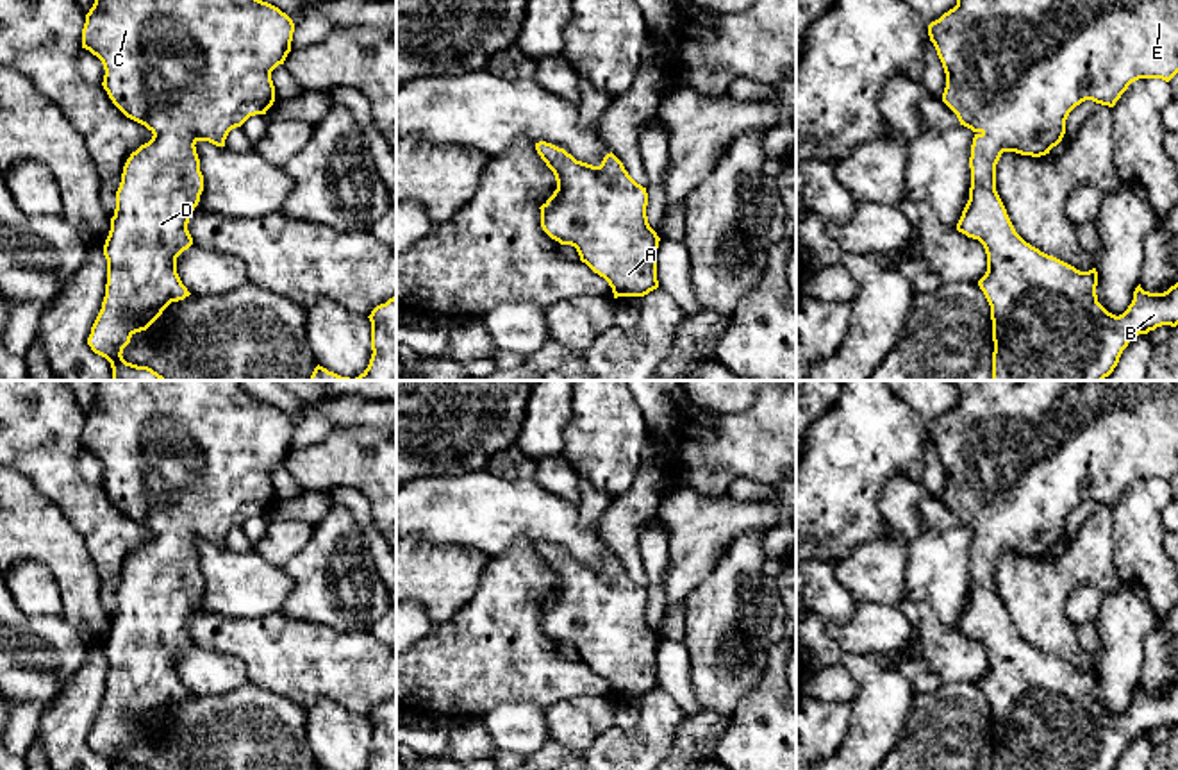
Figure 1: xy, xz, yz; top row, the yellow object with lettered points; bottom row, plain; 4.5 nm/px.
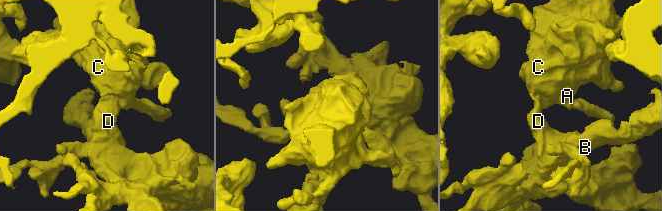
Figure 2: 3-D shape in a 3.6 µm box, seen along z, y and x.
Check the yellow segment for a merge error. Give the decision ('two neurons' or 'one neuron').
one neuron

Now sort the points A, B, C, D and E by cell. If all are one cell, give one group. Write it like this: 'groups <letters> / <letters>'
groups A B C D E

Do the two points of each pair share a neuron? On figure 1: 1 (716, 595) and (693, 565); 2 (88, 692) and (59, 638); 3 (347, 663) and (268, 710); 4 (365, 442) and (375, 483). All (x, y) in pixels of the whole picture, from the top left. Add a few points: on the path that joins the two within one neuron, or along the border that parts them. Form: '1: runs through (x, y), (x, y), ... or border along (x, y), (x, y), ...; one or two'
1: border along (729, 544), (714, 569), (684, 602); two
2: border along (86, 649), (82, 665), (52, 703); two
3: border along (248, 683), (282, 694), (306, 710); two
4: runs through (365, 452), (375, 465), (375, 472); one

